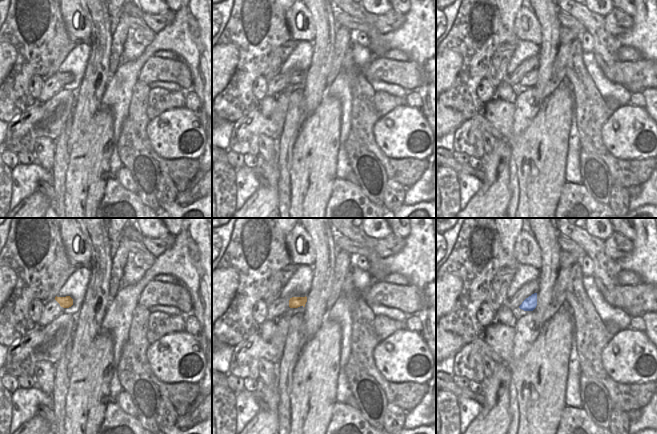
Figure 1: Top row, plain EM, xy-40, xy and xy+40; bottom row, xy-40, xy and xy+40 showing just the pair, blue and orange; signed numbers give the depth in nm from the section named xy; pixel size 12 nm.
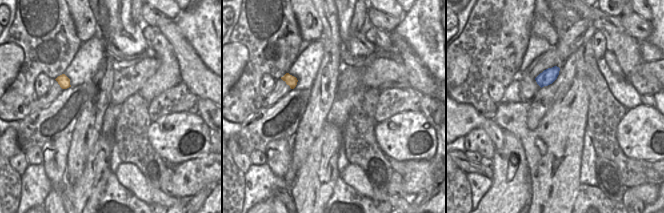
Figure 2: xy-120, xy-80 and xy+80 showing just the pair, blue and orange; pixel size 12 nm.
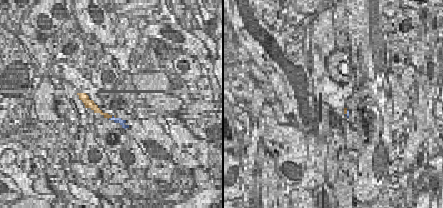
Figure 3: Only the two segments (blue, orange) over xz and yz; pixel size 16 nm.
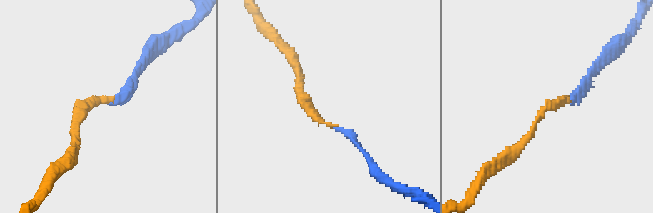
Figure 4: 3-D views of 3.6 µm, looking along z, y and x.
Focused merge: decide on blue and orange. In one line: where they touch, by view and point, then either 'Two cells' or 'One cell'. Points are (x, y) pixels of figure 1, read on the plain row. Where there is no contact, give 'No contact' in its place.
No contact. One cell

